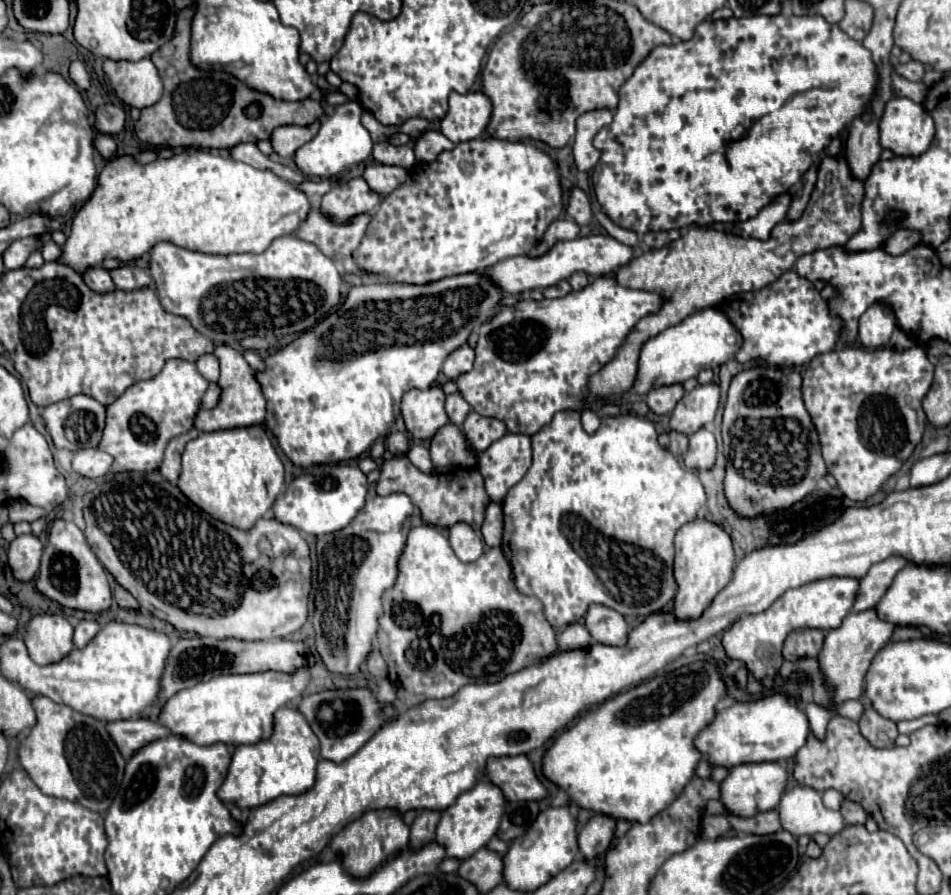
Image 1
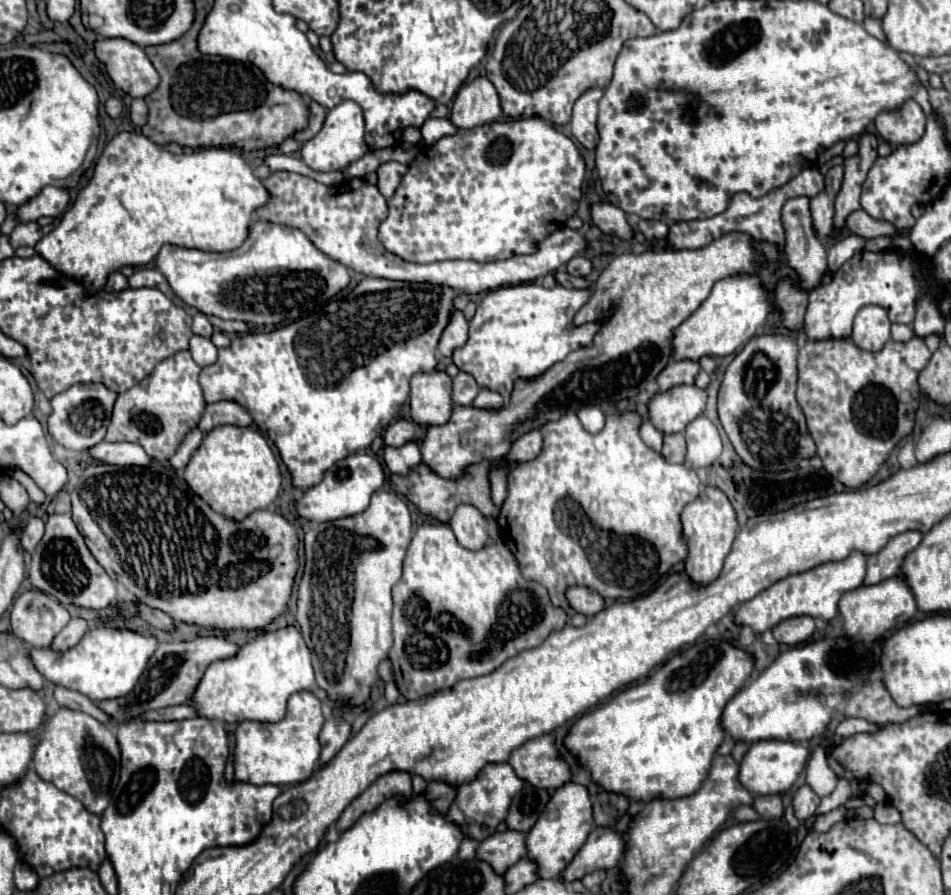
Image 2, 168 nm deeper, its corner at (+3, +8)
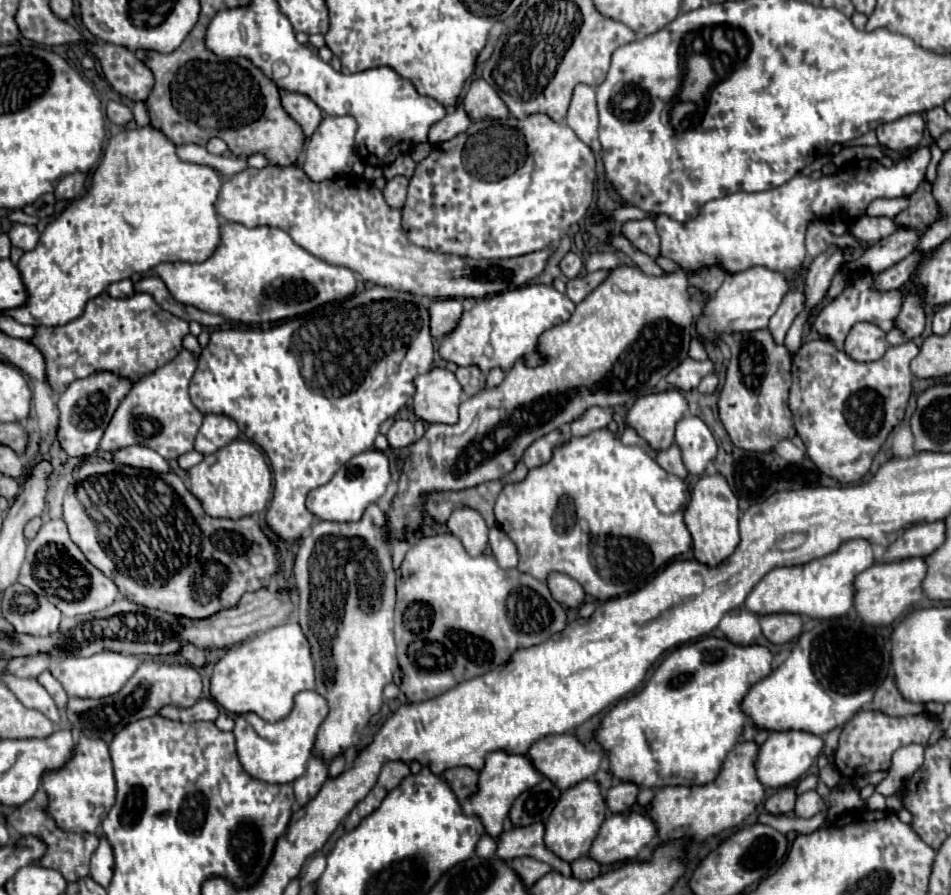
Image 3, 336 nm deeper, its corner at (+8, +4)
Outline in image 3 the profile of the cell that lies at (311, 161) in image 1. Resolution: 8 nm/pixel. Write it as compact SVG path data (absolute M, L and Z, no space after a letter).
M326 116L318 130L312 134L310 144L306 146L306 160L304 160L304 172L310 180L322 182L332 180L344 174L352 172L352 164L358 160L358 152L354 148L354 134L356 134L356 120L354 116Z

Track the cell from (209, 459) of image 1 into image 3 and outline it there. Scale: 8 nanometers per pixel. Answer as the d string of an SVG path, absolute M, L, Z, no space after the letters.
M232 440L228 446L188 470L190 492L200 500L204 512L214 518L244 518L260 512L268 506L272 490L272 474L264 460L264 454L248 440Z

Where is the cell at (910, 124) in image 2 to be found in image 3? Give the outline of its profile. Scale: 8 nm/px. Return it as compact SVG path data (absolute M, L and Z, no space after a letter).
M908 114L890 122L888 126L878 126L876 136L878 142L890 150L902 152L908 148L916 148L924 134L924 120L920 114Z

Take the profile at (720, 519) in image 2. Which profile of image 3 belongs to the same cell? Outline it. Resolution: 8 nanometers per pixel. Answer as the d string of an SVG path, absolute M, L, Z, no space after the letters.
M720 474L702 476L698 480L696 488L692 490L692 500L688 502L686 512L684 512L684 524L686 524L688 532L692 534L694 560L714 568L734 552L734 548L740 542L738 514L740 514L740 510L738 510L736 496L732 494L730 486L724 482L724 478Z

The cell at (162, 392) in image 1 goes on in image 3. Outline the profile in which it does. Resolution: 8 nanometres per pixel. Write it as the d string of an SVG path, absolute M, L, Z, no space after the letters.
M182 350L172 362L164 364L160 370L152 372L132 386L124 396L118 410L114 412L104 438L100 440L100 450L112 452L124 446L140 444L156 450L166 460L176 460L194 448L194 438L202 426L204 414L192 404L188 386L196 372L196 360L188 350Z

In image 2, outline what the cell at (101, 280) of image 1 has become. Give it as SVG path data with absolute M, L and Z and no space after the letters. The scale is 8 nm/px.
M113 272L113 274L109 276L107 284L105 284L105 290L109 290L109 292L121 292L121 290L125 290L127 286L129 286L127 276L123 276L121 272Z

